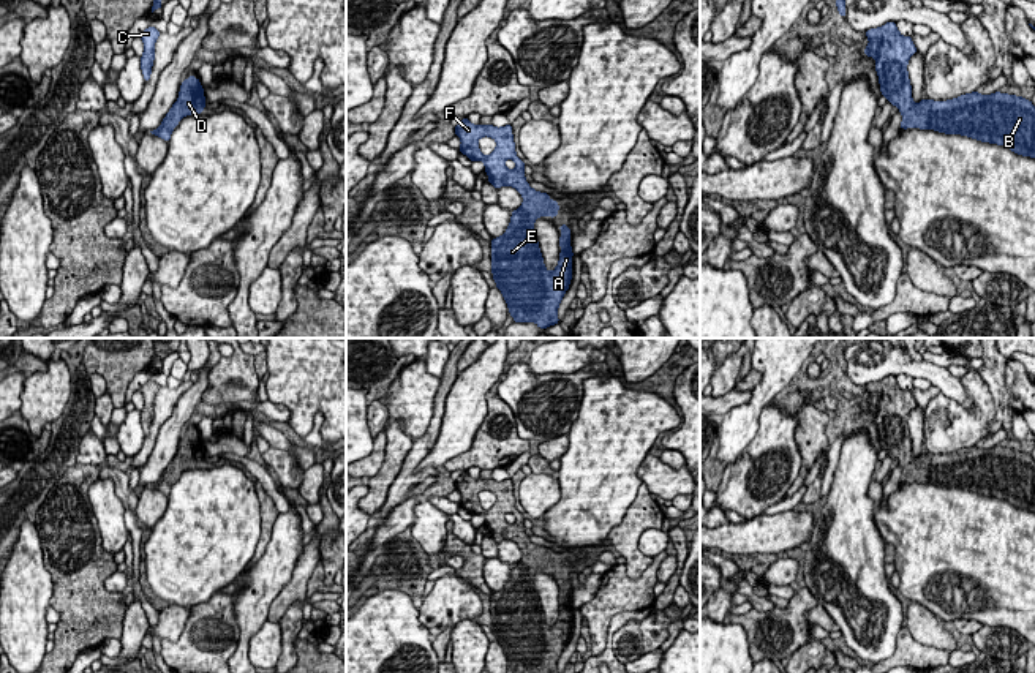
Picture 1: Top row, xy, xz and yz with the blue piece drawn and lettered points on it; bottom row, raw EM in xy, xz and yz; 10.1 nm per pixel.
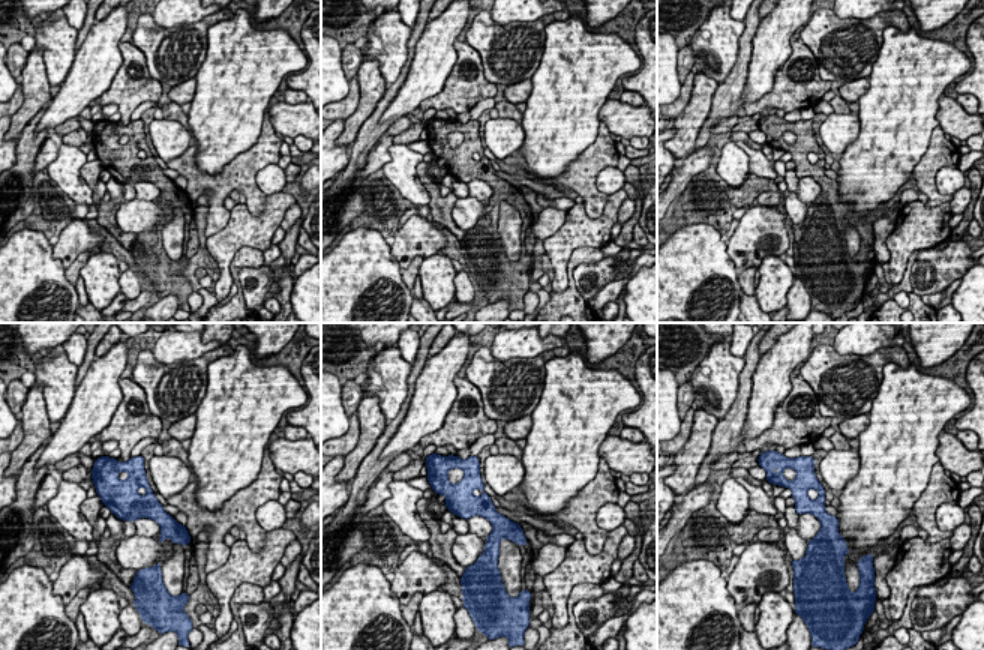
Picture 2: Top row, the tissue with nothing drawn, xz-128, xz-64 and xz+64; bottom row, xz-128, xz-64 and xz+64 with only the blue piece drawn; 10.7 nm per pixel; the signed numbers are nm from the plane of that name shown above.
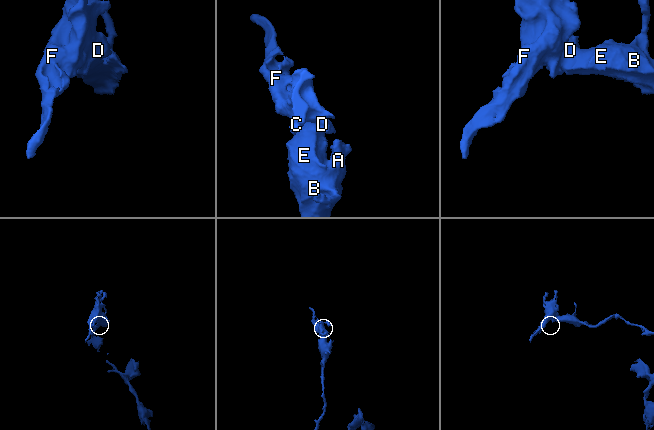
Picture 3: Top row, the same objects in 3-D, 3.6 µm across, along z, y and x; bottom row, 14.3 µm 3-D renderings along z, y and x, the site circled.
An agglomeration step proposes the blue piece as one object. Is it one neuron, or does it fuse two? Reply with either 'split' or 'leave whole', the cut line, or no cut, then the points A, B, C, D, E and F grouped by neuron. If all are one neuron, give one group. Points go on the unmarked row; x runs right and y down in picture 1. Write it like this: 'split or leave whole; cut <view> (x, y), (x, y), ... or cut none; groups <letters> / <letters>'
leave whole; cut none; groups A B C D E F

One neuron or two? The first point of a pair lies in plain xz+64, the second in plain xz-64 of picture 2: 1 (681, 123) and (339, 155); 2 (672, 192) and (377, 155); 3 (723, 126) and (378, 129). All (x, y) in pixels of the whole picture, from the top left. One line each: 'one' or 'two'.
1: two
2: one
3: two

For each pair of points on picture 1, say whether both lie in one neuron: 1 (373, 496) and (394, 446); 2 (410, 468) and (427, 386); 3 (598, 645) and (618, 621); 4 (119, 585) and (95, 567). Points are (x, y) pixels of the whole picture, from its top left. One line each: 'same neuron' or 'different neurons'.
1: same neuron
2: different neurons
3: different neurons
4: different neurons

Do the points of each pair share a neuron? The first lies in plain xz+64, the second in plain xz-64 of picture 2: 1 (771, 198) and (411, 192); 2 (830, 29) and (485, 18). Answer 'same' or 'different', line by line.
1: same
2: same

